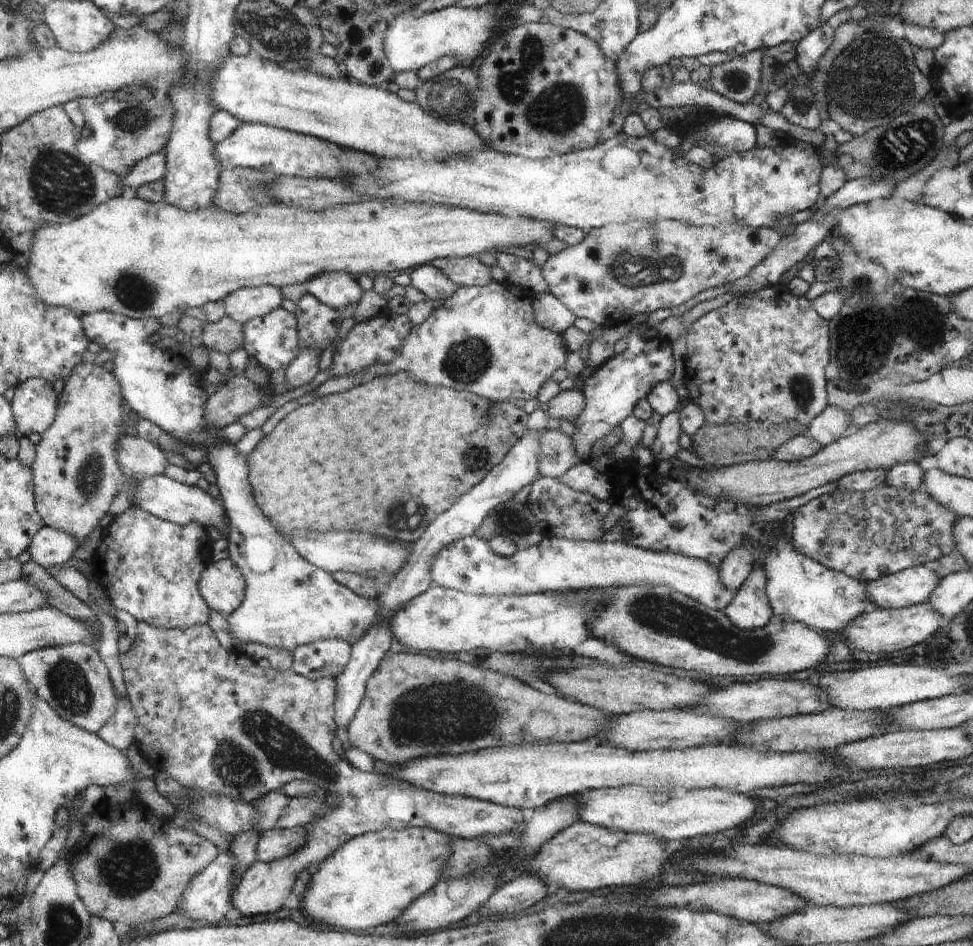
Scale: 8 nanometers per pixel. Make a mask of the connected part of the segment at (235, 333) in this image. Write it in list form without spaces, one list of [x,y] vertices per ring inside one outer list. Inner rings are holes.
[[[227,315],[222,322],[207,324],[203,342],[209,350],[232,354],[245,345],[244,327]]]

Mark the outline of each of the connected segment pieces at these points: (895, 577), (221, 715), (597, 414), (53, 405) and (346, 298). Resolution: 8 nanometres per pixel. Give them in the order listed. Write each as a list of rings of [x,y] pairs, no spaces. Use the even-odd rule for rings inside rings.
[[[918,565],[866,582],[870,609],[899,609],[928,603],[940,584],[938,573]]]
[[[140,621],[137,638],[134,648],[123,656],[122,664],[129,698],[139,717],[137,744],[156,770],[167,771],[186,789],[200,792],[200,796],[220,794],[242,798],[244,802],[257,801],[263,794],[282,789],[294,779],[310,780],[327,791],[328,810],[305,826],[306,842],[294,854],[270,862],[266,868],[256,868],[255,861],[243,873],[233,895],[233,907],[244,917],[272,914],[282,909],[290,896],[290,888],[297,882],[296,876],[307,871],[310,865],[320,865],[358,835],[384,828],[416,826],[439,831],[450,838],[474,839],[509,833],[527,819],[528,813],[522,809],[499,806],[473,797],[440,795],[416,787],[413,783],[396,782],[384,774],[364,773],[354,768],[346,757],[340,760],[332,748],[337,730],[334,724],[338,688],[336,678],[313,680],[295,674],[291,669],[260,668],[257,661],[250,659],[242,650],[225,648],[209,624],[168,629]],[[390,794],[410,798],[410,808],[414,812],[412,820],[396,826],[398,822],[388,816],[384,806]]]
[[[640,325],[630,327],[632,332],[627,334],[626,350],[594,369],[592,376],[581,384],[585,406],[575,423],[576,434],[570,438],[583,460],[589,459],[591,448],[597,440],[610,435],[616,426],[633,414],[638,402],[645,400],[655,385],[670,382],[673,378],[676,360],[672,344],[659,336],[642,340],[639,328]]]
[[[40,378],[24,382],[13,400],[20,431],[28,437],[36,432],[43,436],[57,421],[60,405],[53,382]]]
[[[322,274],[308,283],[307,290],[328,307],[344,310],[362,300],[362,288],[350,274]]]

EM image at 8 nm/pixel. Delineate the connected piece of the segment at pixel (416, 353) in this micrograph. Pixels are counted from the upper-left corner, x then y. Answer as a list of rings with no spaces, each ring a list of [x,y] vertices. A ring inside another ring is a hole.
[[[493,280],[485,286],[459,287],[450,298],[444,300],[440,308],[434,310],[420,325],[414,325],[410,335],[402,342],[400,352],[388,364],[378,364],[373,369],[359,374],[332,376],[315,390],[317,397],[337,394],[361,385],[371,376],[384,376],[404,372],[424,386],[467,391],[471,394],[494,401],[510,402],[537,398],[543,385],[558,368],[565,368],[566,348],[557,331],[549,330],[537,323],[532,298],[536,294],[512,284]]]

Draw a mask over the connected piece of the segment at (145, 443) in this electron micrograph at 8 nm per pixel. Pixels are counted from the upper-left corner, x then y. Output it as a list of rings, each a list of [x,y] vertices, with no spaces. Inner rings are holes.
[[[139,435],[122,436],[118,462],[126,477],[138,481],[165,474],[170,466],[170,458],[161,446]]]

